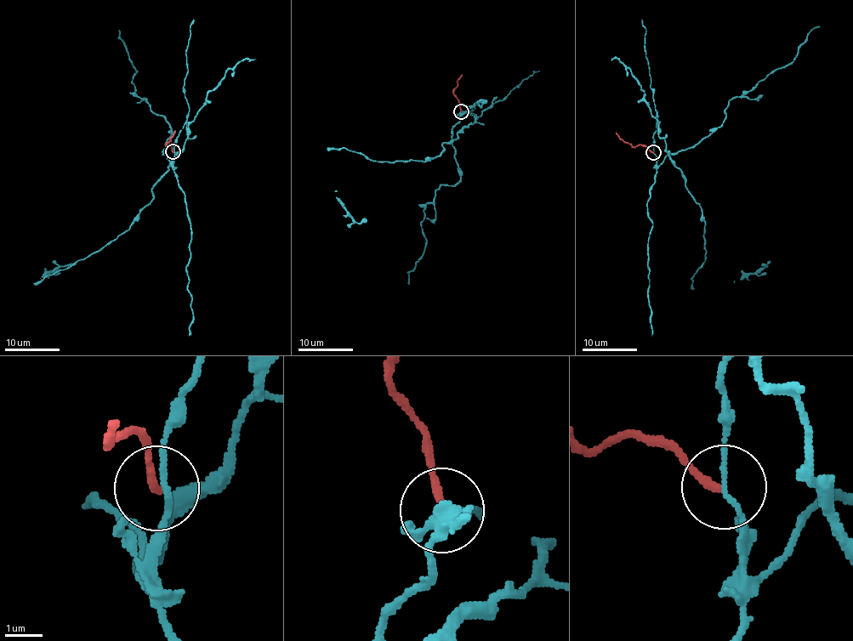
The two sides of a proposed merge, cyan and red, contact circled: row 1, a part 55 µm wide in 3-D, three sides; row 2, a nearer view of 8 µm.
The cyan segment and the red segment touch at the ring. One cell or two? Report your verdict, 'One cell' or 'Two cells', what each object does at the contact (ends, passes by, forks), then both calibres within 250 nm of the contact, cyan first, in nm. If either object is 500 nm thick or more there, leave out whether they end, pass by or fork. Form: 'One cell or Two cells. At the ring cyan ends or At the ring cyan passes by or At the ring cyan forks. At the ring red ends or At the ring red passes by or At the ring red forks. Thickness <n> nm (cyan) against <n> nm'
Two cells. At the ring cyan passes by. At the ring red ends. Thickness 130 nm (cyan) against 190 nm

